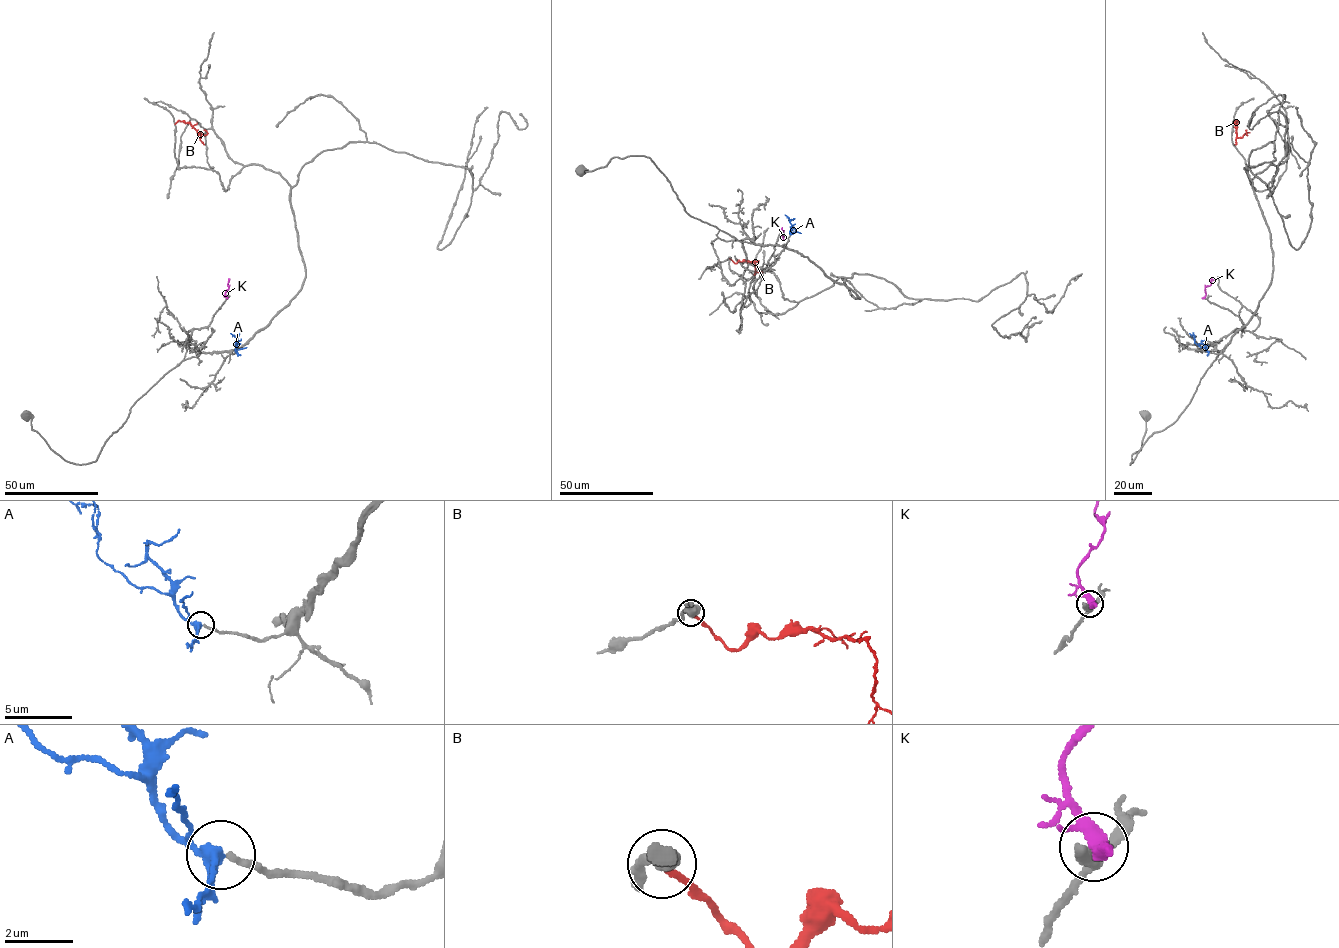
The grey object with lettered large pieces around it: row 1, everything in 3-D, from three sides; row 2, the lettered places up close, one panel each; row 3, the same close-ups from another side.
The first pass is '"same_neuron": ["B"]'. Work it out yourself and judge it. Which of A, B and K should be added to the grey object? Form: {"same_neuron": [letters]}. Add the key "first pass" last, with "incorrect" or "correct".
{"same_neuron": ["A"], "first pass": "incorrect"}

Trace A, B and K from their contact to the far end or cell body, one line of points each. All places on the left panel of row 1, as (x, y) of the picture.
A: (235, 352), (236, 339), (230, 333)
B: (175, 124), (178, 120), (189, 123), (200, 137), (201, 134), (206, 135), (204, 130)
K: (226, 298), (229, 280)

